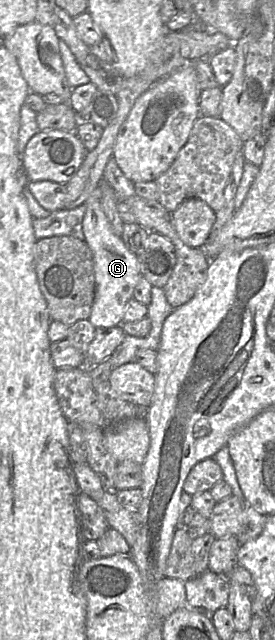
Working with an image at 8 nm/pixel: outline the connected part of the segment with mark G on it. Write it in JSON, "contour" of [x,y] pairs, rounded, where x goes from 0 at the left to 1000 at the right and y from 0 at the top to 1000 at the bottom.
{"contour":[[[356,292],[349,302],[309,314],[309,320],[302,361],[309,378],[338,397],[349,442],[324,502],[345,513],[411,511],[447,505],[458,478],[484,466],[487,452],[509,434],[520,433],[509,409],[498,398],[458,386],[440,369],[415,364],[356,309]]]}

